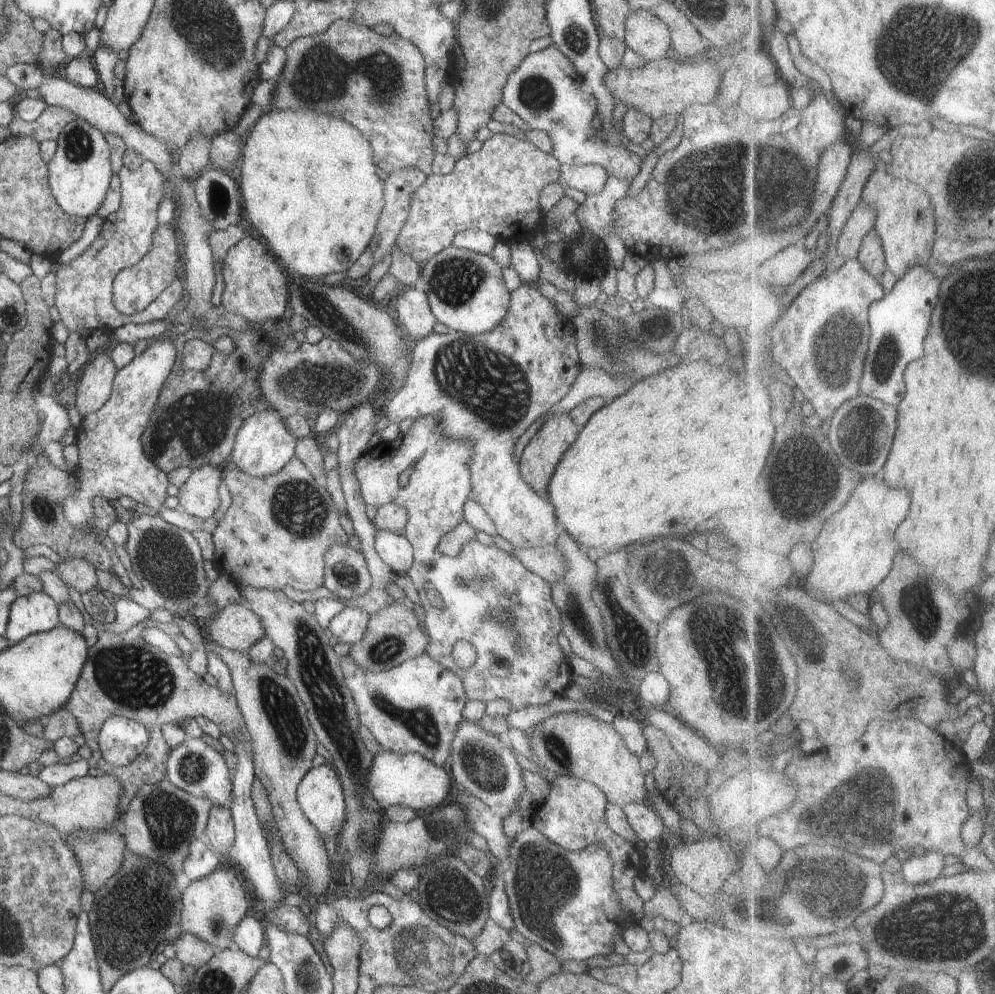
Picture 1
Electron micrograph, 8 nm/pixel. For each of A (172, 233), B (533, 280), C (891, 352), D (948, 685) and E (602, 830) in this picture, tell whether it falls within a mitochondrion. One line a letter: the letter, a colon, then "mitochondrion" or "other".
A: other
B: other
C: mitochondrion
D: other
E: other

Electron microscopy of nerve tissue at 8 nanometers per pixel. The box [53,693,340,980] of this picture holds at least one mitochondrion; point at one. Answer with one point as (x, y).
(117, 913)

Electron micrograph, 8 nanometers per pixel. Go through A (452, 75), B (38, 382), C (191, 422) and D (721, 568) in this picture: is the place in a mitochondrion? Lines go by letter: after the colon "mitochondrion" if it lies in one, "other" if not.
A: other
B: other
C: mitochondrion
D: other

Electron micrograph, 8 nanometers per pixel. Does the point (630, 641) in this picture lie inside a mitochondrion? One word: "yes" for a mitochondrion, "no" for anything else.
yes

